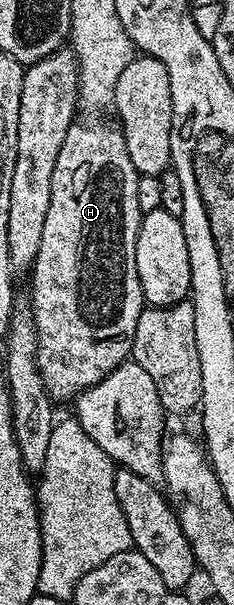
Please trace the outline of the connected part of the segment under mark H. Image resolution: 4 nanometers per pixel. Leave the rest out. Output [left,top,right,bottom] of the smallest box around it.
[31,118,146,400]

